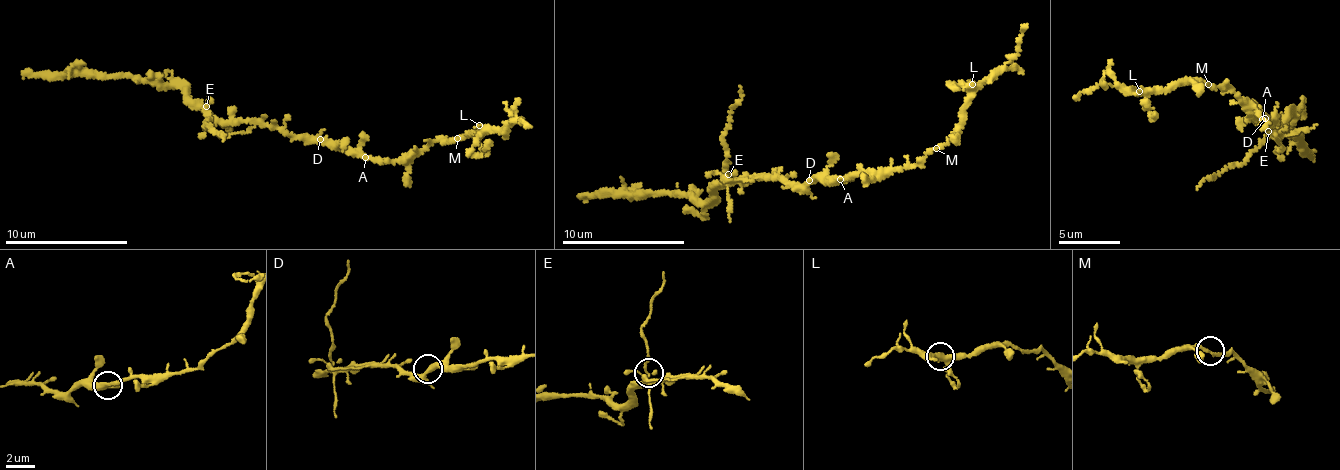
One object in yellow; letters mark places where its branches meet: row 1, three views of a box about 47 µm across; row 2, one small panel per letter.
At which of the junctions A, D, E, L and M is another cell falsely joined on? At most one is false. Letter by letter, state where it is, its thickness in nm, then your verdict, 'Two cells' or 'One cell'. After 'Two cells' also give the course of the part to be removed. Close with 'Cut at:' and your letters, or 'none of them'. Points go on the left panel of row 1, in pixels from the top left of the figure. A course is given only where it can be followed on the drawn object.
A: Place: (365, 157). Thickness 240 nm. One cell
D: Place: (320, 139). Thickness 300 nm. One cell
E: Place: (206, 106). Thickness 190 nm. Two cells. Course of the part to remove: (207, 106), (204, 125), (223, 141)
L: Place: (479, 125). Thickness 240 nm. One cell
M: Place: (457, 138). Thickness 200 nm. One cell
Cut at: E

